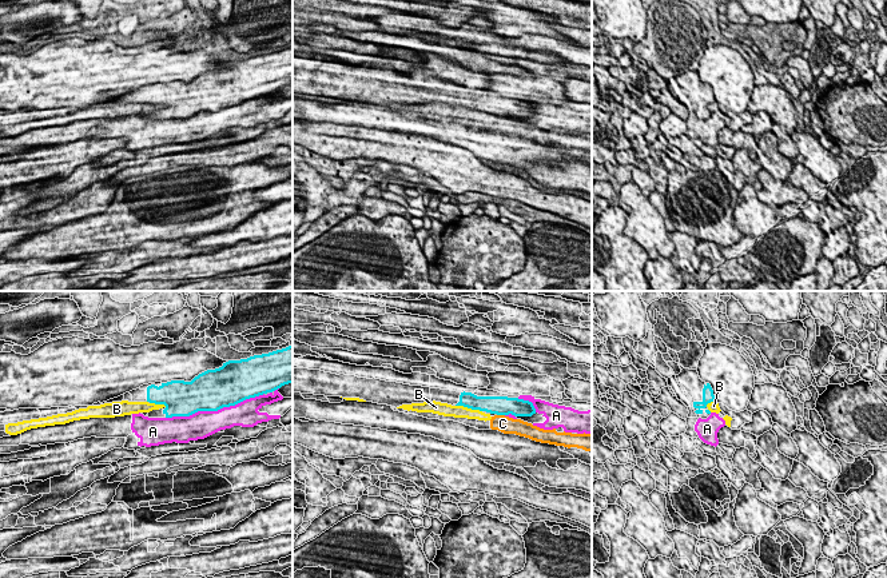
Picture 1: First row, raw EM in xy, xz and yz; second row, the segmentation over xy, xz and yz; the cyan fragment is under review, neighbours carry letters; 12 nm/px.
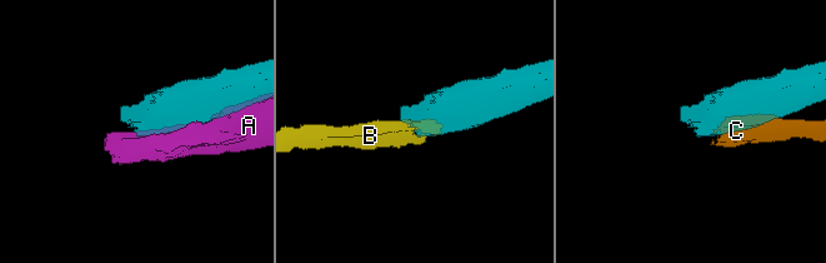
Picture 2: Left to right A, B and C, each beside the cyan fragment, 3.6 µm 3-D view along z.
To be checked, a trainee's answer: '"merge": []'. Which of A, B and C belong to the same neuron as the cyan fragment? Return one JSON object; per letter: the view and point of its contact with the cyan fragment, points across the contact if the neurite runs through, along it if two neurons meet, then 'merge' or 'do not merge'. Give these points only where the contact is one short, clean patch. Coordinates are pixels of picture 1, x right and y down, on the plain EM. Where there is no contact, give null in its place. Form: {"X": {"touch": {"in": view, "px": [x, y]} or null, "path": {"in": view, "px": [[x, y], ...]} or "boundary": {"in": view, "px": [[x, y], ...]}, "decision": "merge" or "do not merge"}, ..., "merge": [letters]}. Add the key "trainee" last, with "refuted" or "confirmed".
{"A": {"touch": {"in": "xy", "px": [214, 111]}, "decision": "do not merge"}, "B": {"touch": {"in": "xz", "px": [469, 108]}, "boundary": {"in": "xz", "px": [[456, 106], [481, 112]]}, "decision": "do not merge"}, "C": {"touch": {"in": "xz", "px": [501, 115]}, "decision": "do not merge"}, "merge": [], "trainee": "confirmed"}

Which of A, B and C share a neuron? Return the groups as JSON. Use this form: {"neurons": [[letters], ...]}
{"neurons": [["A"], ["B", "C"]]}

